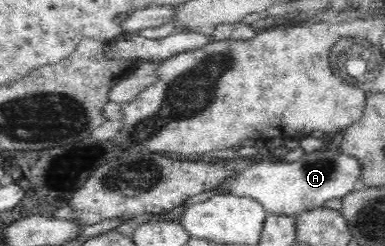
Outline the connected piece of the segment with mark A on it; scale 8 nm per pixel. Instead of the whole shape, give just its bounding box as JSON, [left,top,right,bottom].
[214,148,363,216]

